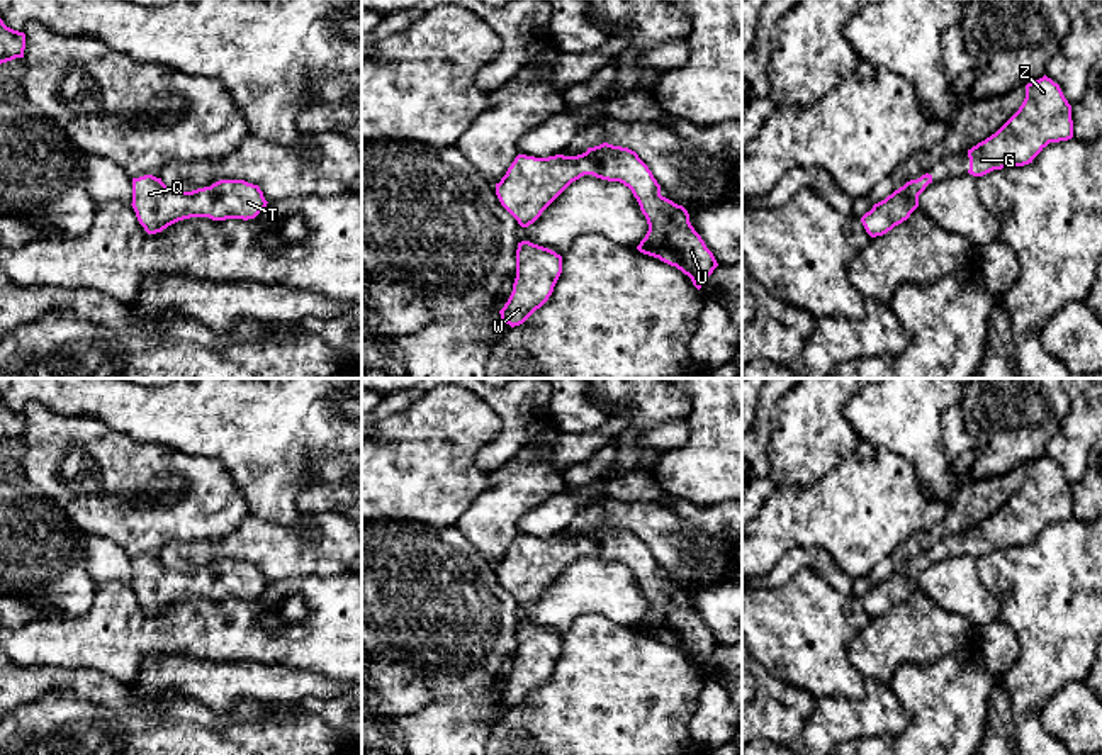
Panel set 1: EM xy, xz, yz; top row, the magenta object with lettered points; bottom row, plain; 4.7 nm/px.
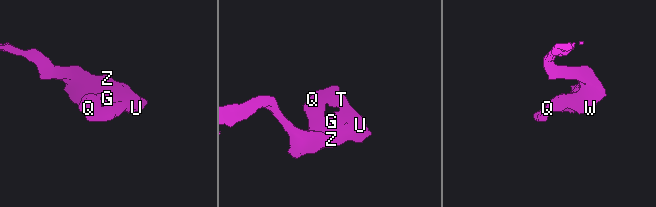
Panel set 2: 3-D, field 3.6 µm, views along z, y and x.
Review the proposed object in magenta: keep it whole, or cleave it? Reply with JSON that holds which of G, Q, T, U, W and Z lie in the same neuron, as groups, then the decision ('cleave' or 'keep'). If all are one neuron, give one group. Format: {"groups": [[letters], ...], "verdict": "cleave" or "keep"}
{"groups": [["G", "Q", "T", "U", "W", "Z"]], "verdict": "keep"}

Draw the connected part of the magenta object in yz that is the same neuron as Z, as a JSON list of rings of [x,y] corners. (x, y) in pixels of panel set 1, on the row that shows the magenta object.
[[[1046,75],[1026,85],[1019,110],[990,137],[968,149],[973,176],[1024,166],[1049,144],[1073,137],[1071,105]]]

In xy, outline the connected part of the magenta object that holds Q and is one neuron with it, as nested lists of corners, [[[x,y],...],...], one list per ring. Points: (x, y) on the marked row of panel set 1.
[[[153,175],[132,178],[131,205],[148,234],[190,217],[255,219],[267,204],[260,187],[245,180],[219,180],[211,187],[178,192]]]

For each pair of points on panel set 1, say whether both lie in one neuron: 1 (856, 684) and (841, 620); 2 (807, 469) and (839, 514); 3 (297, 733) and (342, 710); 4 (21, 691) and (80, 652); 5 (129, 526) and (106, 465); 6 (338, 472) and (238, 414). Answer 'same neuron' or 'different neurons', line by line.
1: same neuron
2: different neurons
3: different neurons
4: different neurons
5: same neuron
6: different neurons

